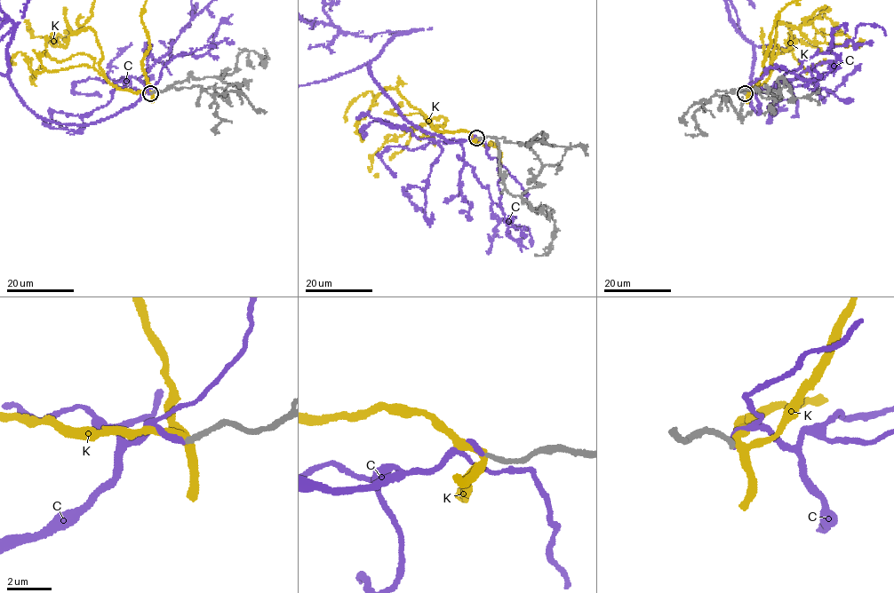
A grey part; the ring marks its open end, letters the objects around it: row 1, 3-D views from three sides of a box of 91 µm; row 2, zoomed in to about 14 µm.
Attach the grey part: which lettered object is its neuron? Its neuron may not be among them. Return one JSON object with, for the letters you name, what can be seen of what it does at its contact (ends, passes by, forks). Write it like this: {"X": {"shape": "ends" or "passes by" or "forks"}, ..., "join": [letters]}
{"C": {"shape": "ends"}, "join": ["C"]}

